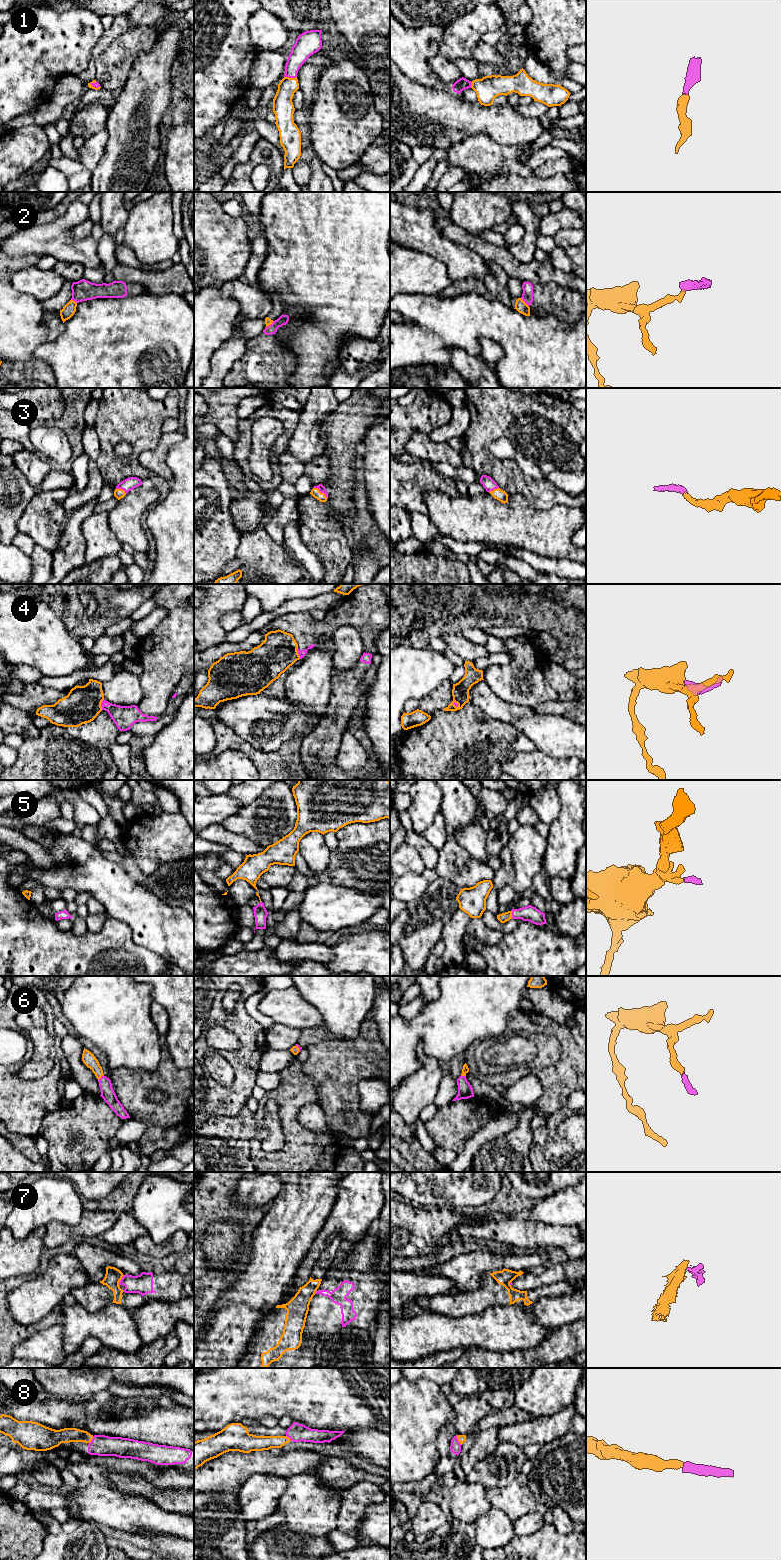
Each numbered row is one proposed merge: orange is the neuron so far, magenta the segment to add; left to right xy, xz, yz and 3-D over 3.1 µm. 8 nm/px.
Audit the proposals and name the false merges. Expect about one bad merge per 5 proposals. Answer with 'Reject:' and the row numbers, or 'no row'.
Reject: 2, 4, 7

